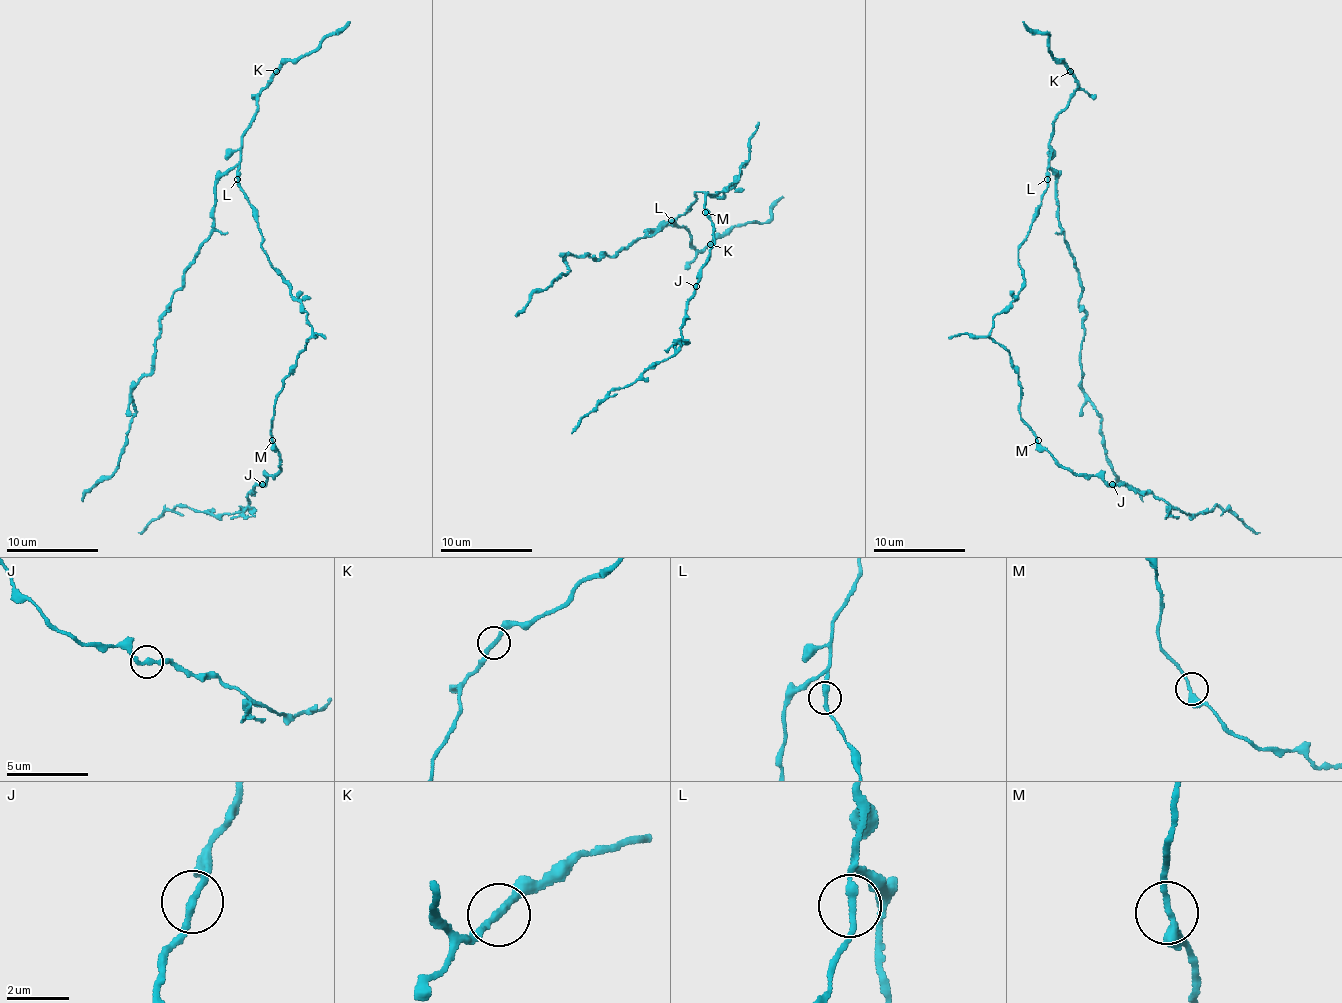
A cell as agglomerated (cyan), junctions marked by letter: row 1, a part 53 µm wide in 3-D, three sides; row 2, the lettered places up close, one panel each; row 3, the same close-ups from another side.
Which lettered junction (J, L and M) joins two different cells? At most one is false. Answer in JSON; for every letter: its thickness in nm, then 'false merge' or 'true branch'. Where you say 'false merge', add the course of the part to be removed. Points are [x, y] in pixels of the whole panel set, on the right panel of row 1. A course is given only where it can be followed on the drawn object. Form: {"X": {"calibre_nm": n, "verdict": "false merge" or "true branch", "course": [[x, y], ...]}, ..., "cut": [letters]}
{"J": {"calibre_nm": 240, "verdict": "true branch"}, "L": {"calibre_nm": 240, "verdict": "false merge", "course": [[1047, 179], [1050, 168], [1057, 179], [1059, 228], [1080, 274], [1082, 385], [1096, 410], [1107, 464], [1142, 501]]}, "M": {"calibre_nm": 260, "verdict": "true branch"}, "cut": ["L"]}

